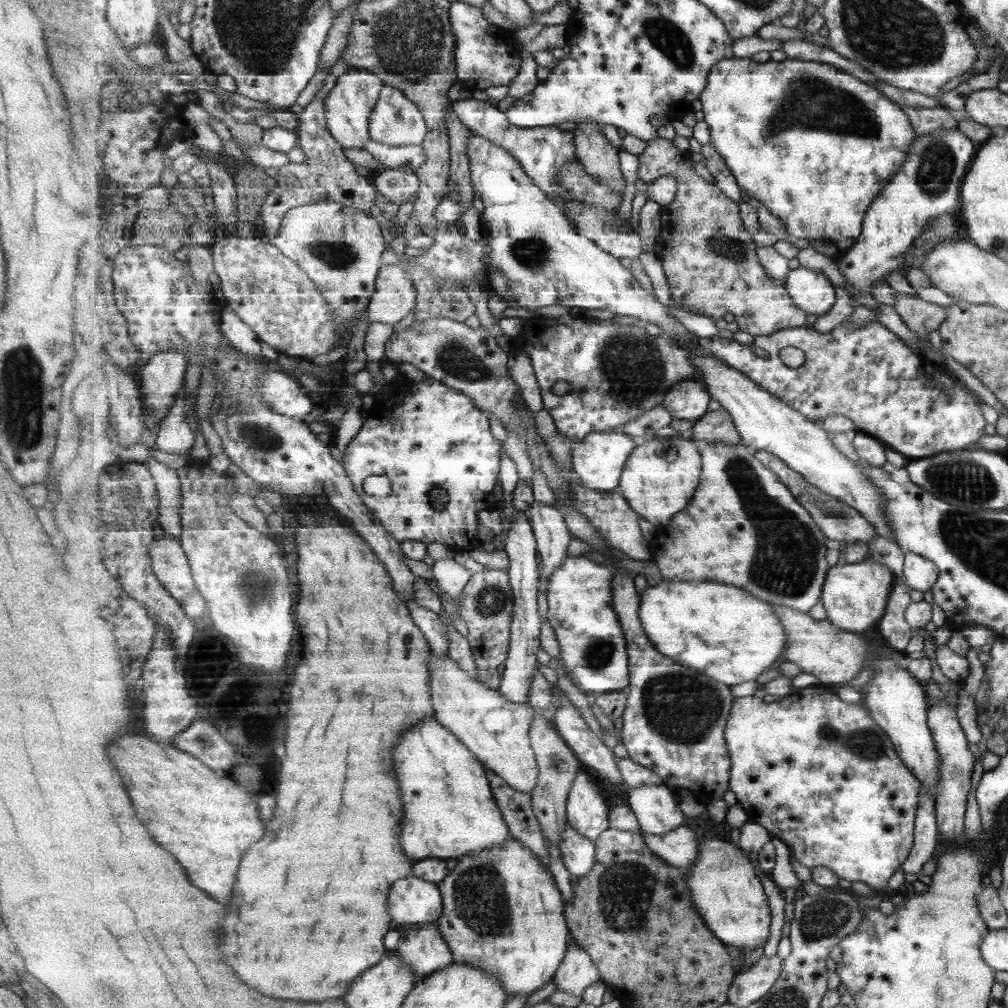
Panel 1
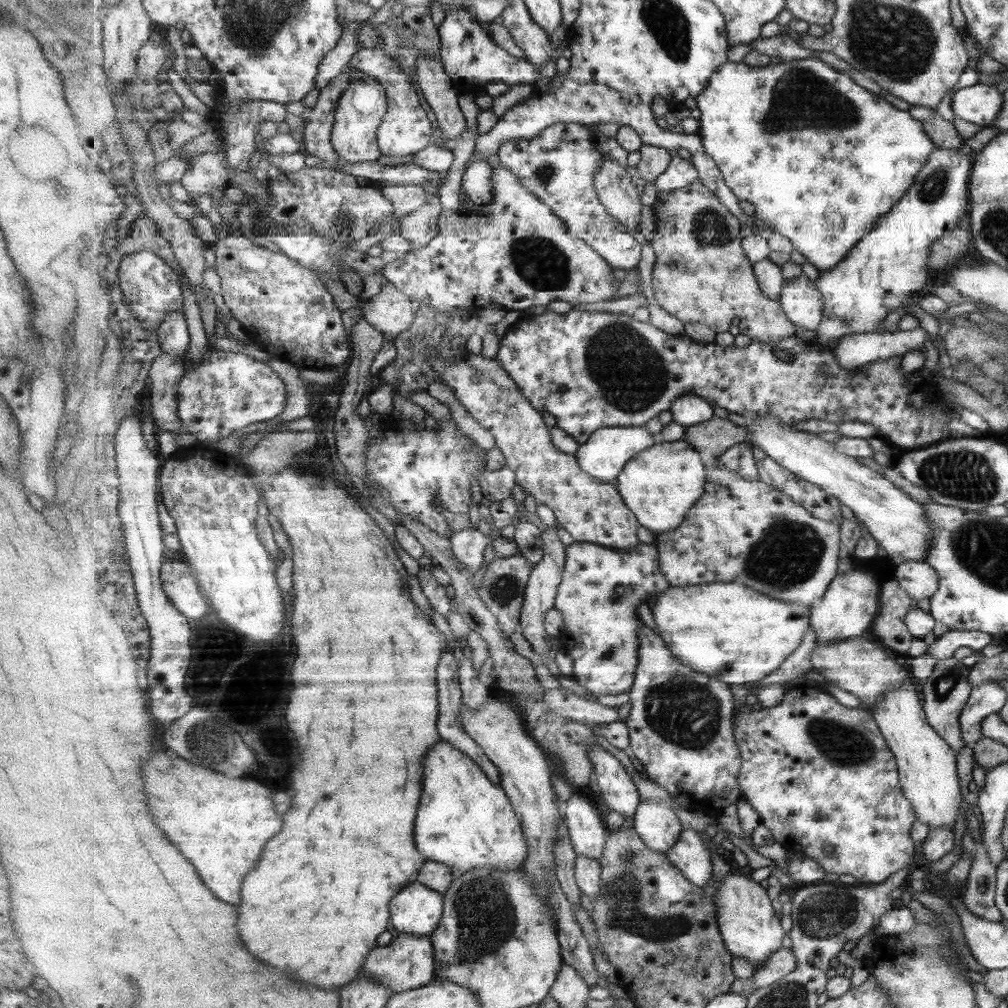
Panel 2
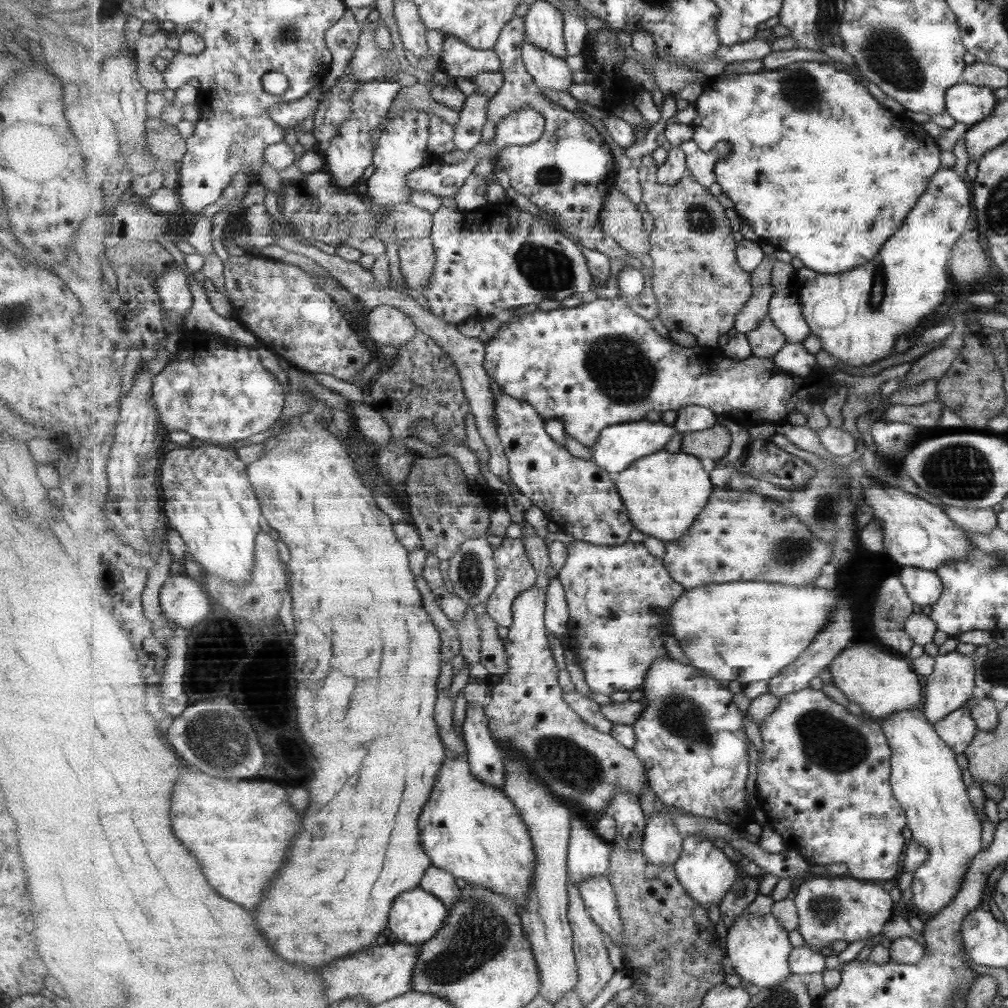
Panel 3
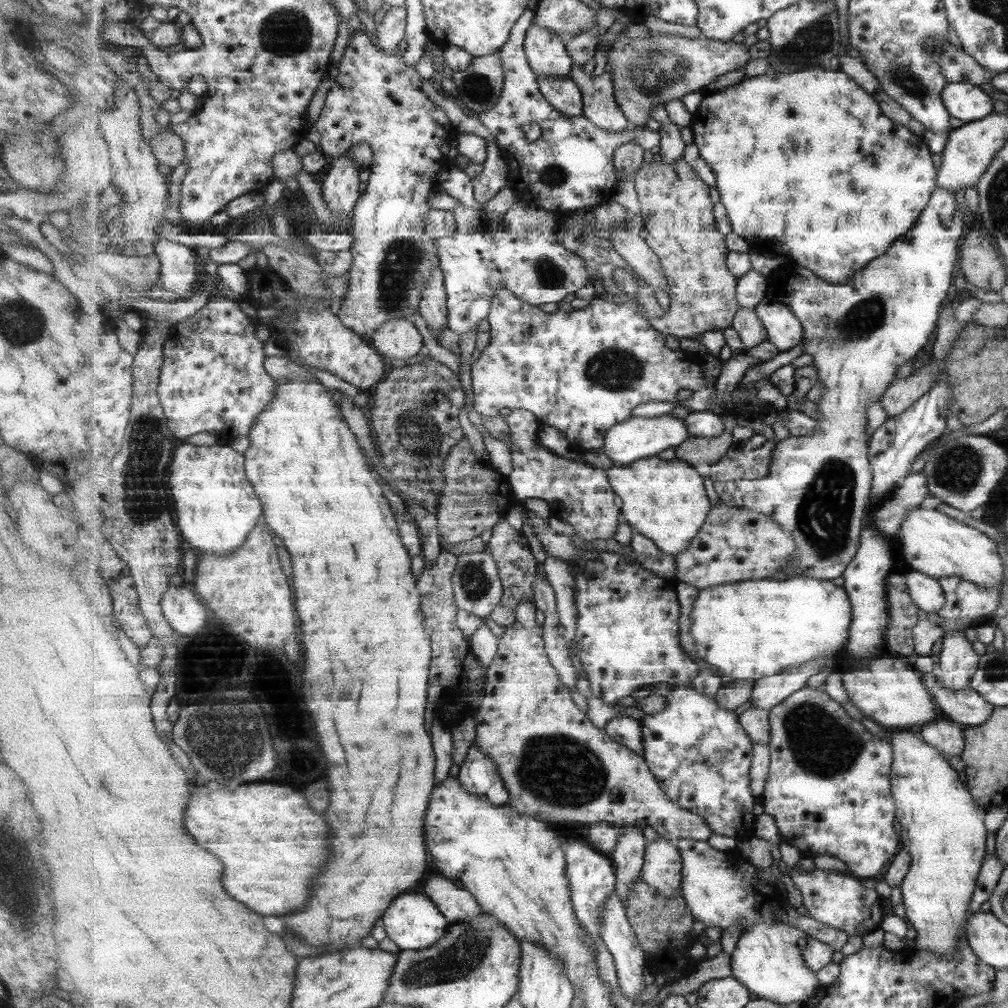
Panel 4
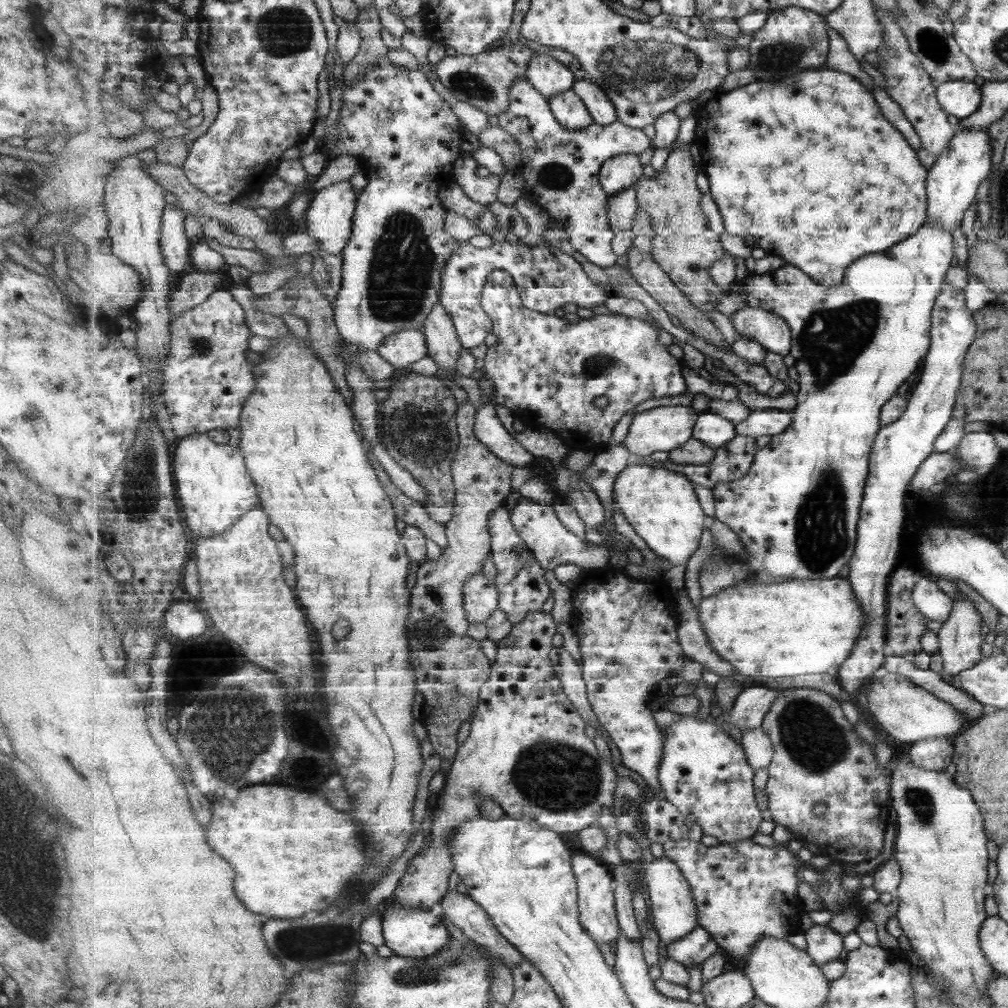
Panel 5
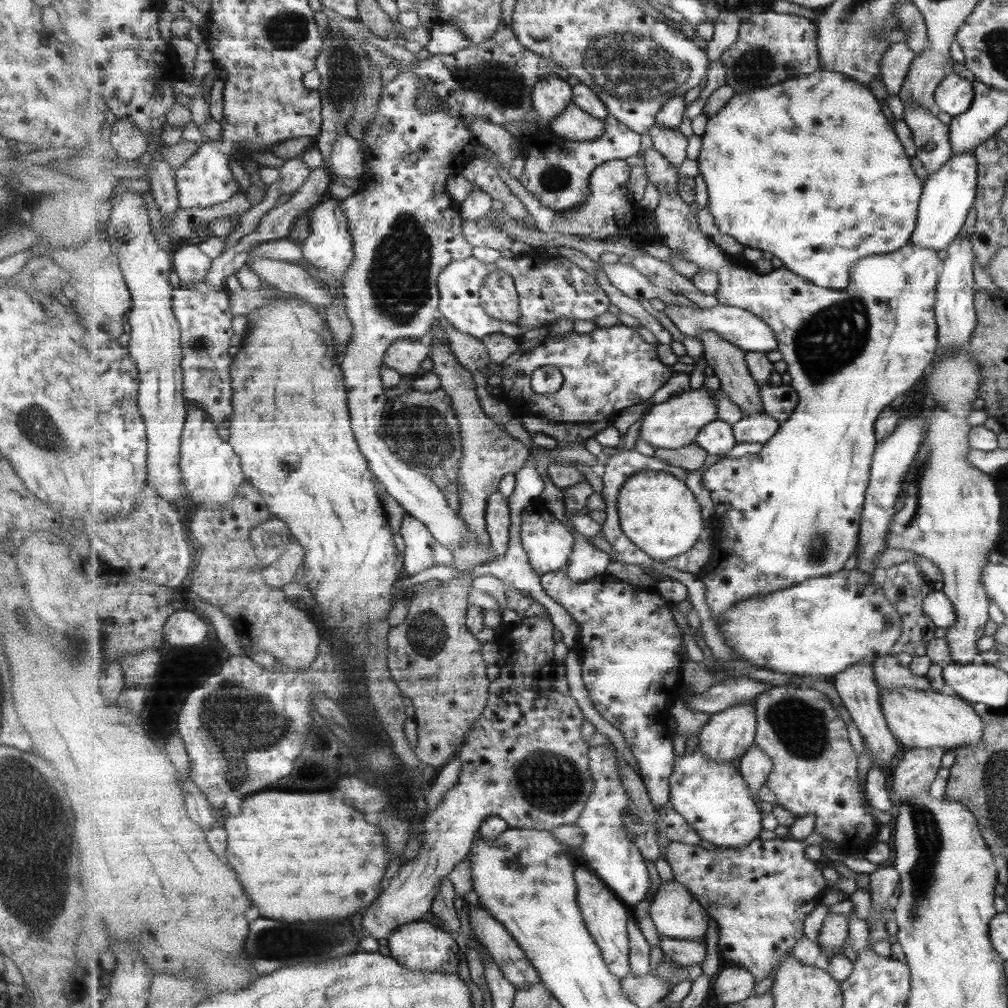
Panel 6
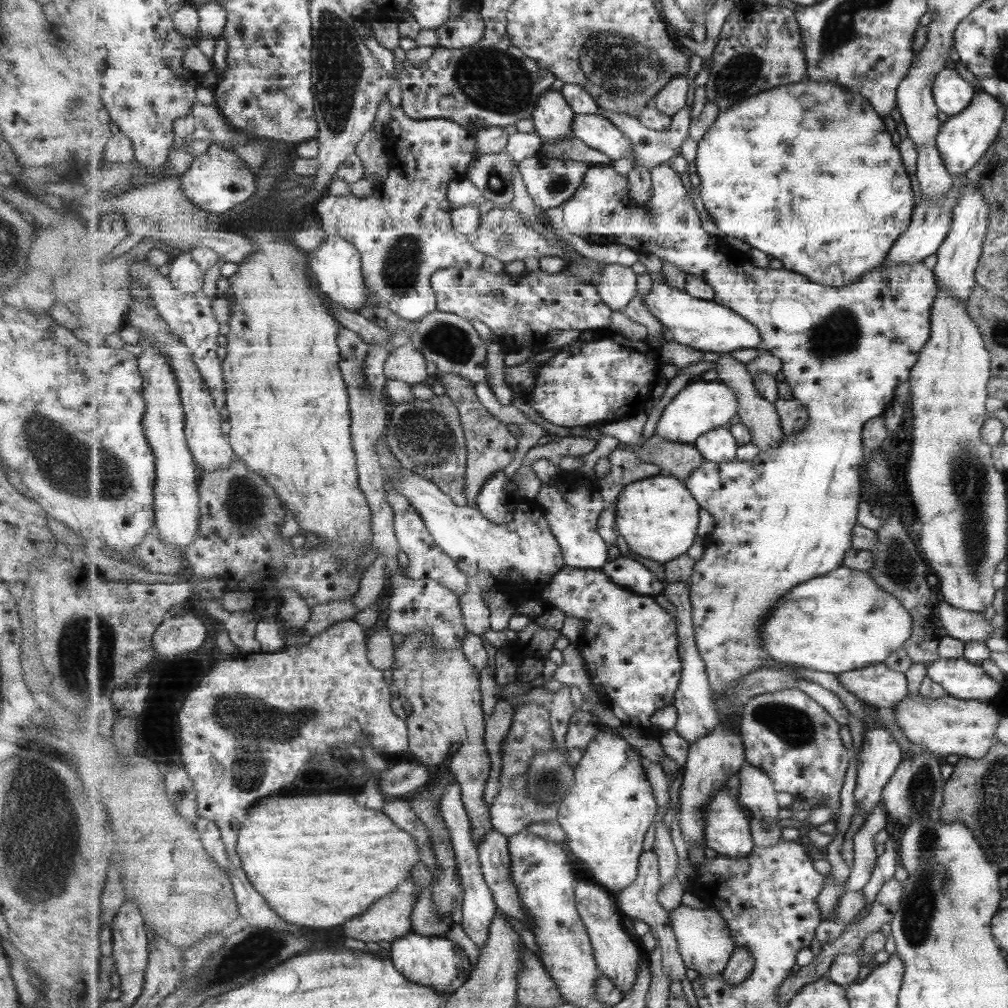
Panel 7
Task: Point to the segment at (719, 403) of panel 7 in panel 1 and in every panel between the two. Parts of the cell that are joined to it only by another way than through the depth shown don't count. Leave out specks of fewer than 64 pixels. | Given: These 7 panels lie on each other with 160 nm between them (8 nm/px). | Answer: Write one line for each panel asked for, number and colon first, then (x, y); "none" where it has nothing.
1: (599, 459)
2: (605, 455)
3: (619, 446)
4: (637, 438)
5: (666, 428)
6: (677, 422)

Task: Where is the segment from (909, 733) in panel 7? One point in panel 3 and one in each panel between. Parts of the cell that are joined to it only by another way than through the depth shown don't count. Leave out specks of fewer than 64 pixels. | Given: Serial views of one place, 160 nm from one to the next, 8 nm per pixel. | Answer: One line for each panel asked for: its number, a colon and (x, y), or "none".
3: (881, 685)
4: (883, 689)
5: (907, 712)
6: (919, 718)

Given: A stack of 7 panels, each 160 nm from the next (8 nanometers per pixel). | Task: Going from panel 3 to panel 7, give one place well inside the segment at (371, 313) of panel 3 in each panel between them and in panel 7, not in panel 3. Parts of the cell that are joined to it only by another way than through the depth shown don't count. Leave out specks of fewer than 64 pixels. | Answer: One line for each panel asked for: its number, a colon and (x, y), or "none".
4: (399, 339)
5: (404, 348)
6: (406, 356)
7: (406, 364)

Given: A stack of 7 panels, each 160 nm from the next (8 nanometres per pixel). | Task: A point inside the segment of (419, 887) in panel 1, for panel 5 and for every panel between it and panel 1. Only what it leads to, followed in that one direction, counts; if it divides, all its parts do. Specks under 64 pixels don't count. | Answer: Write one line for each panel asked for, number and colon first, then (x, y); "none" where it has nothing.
2: (418, 909)
3: (417, 916)
4: (413, 922)
5: (414, 932)

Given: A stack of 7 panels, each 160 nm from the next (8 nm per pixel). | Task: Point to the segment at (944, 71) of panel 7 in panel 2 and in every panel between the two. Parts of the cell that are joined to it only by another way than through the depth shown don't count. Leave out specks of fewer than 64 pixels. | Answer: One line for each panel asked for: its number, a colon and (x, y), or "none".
2: (979, 104)
3: (966, 103)
4: (968, 103)
5: (959, 98)
6: (953, 96)

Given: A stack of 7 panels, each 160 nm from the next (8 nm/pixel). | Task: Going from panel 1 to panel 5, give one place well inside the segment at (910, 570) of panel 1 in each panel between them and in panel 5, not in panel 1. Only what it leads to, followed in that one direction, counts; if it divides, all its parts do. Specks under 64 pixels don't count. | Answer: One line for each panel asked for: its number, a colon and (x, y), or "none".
2: (917, 579)
3: (923, 587)
4: (927, 594)
5: (934, 605)

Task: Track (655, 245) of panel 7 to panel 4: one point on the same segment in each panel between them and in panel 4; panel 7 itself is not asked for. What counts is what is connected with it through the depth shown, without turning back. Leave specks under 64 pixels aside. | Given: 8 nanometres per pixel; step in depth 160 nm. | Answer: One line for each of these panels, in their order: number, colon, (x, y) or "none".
4: (860, 333)
5: (854, 344)
6: (792, 512)

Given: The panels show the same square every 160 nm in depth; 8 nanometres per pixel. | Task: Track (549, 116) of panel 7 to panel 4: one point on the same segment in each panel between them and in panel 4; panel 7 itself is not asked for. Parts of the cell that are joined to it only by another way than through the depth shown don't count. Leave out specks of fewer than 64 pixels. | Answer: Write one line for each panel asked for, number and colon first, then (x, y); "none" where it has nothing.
4: (547, 53)
5: (546, 73)
6: (552, 96)

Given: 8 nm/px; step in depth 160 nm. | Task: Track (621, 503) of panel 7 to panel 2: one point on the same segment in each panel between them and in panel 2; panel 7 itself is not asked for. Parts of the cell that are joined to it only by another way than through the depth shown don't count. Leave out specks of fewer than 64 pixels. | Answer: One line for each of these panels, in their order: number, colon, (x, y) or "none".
2: (661, 485)
3: (665, 493)
4: (666, 501)
5: (661, 505)
6: (658, 512)

